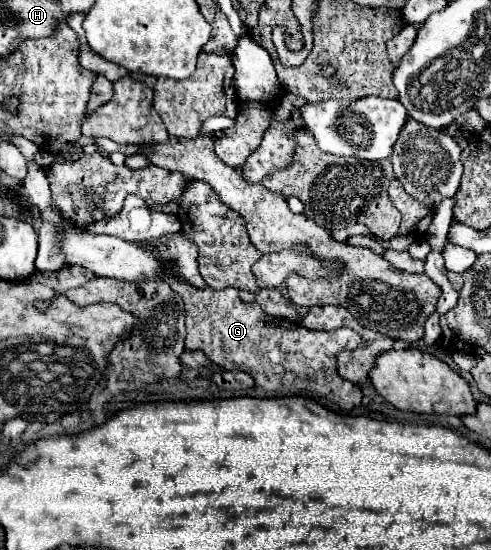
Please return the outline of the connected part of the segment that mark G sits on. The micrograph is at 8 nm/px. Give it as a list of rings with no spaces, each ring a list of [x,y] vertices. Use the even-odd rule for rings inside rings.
[[[164,271],[164,279],[184,301],[186,351],[202,351],[220,369],[252,373],[256,385],[272,395],[300,395],[316,401],[326,399],[336,403],[342,411],[360,405],[360,387],[336,373],[336,353],[360,345],[360,335],[356,331],[308,331],[294,321],[268,317],[258,303],[242,303],[238,291],[232,287],[220,291],[210,287],[192,289],[190,285],[180,285],[180,279],[168,271]]]

